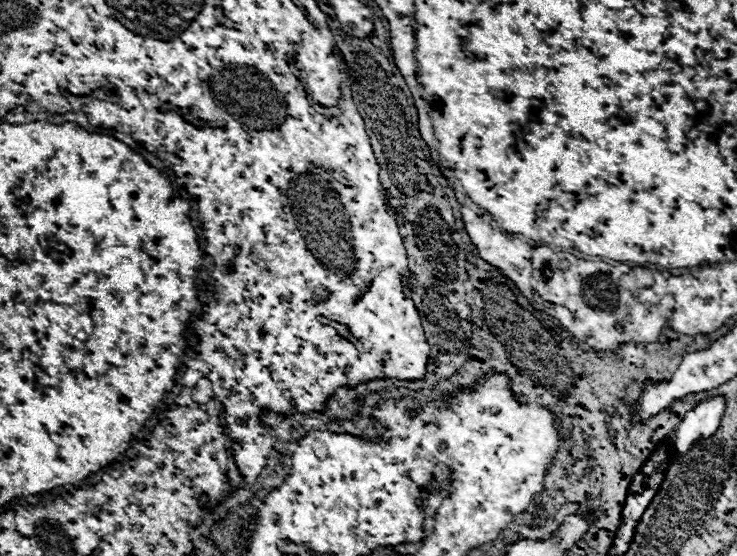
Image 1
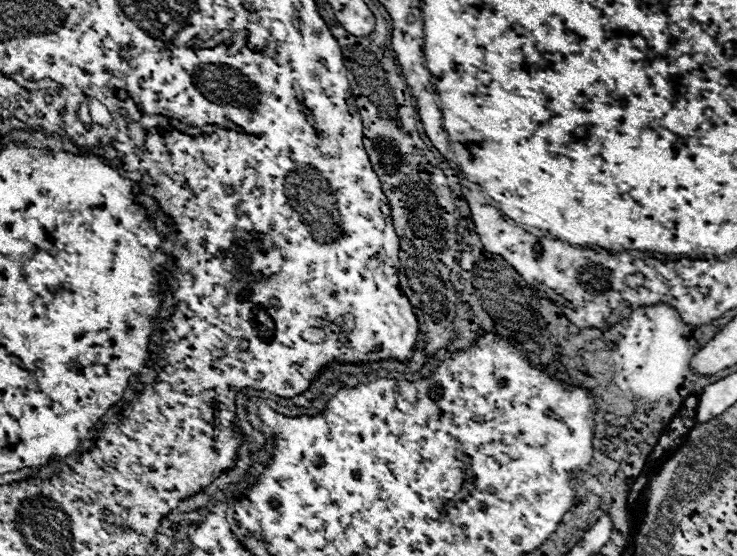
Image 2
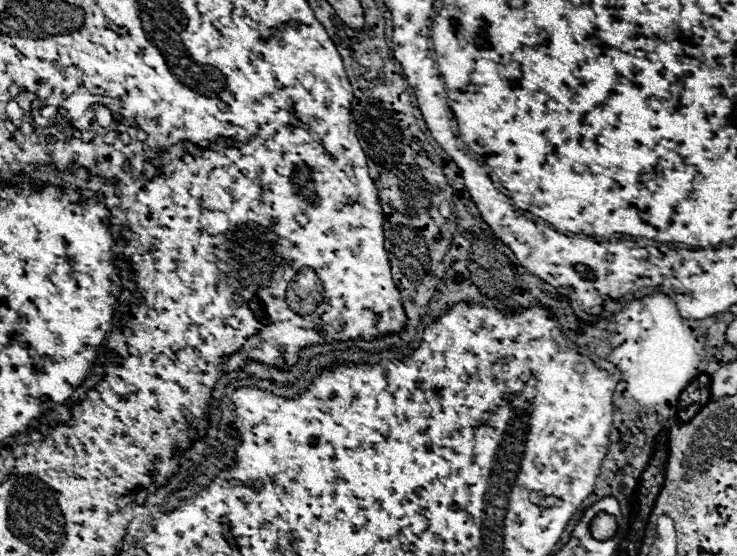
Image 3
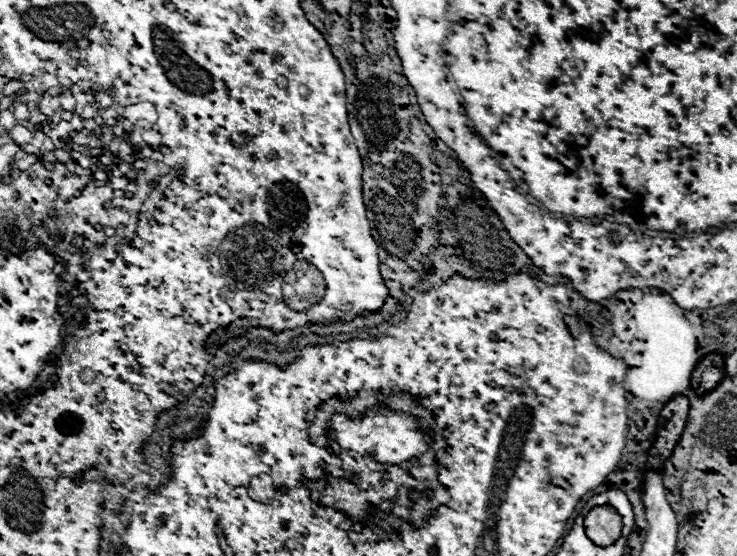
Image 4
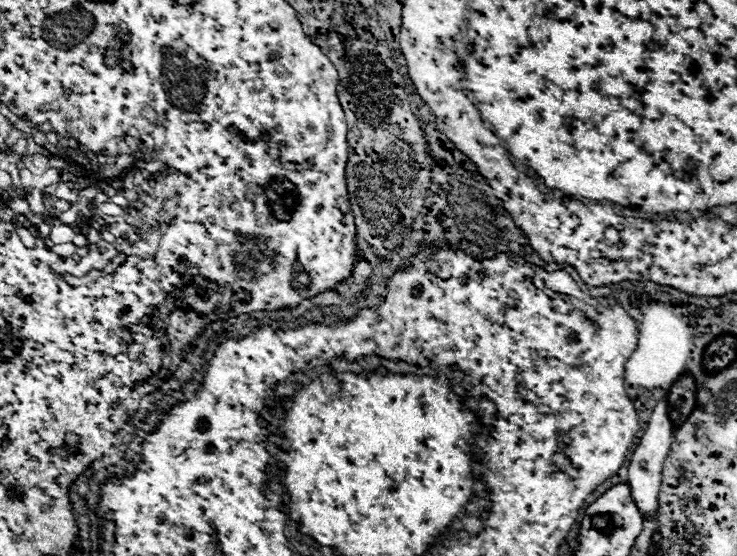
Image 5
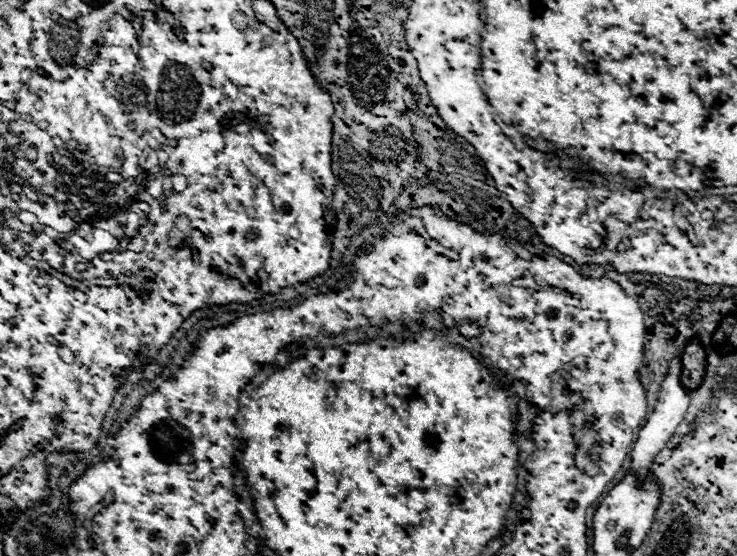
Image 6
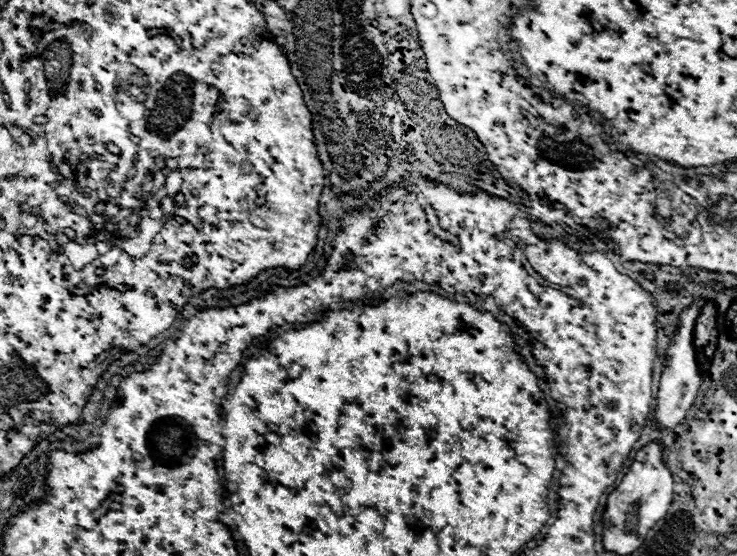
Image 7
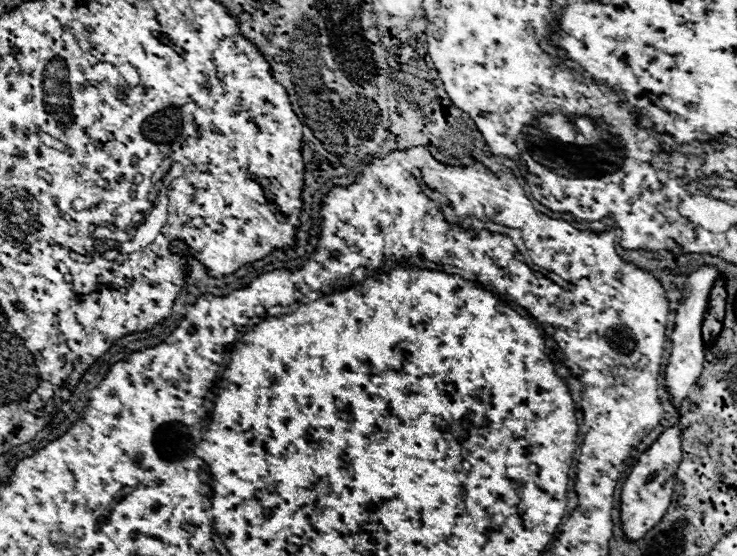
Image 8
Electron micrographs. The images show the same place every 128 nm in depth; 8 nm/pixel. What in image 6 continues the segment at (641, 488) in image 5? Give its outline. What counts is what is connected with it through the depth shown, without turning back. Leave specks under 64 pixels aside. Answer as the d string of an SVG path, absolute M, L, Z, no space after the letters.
M676 356L676 358L672 358L670 368L668 368L668 374L666 374L666 378L664 378L662 384L660 384L656 408L654 408L654 412L648 416L646 426L640 430L640 436L638 436L636 444L634 444L634 450L632 450L632 470L634 470L636 474L644 474L644 472L648 472L648 470L652 468L654 456L656 456L656 454L664 448L664 444L672 438L674 430L678 428L678 424L682 422L682 418L684 418L684 414L686 414L686 410L688 410L688 406L690 406L690 392L684 390L680 376L682 376L682 360L680 360L680 356Z

